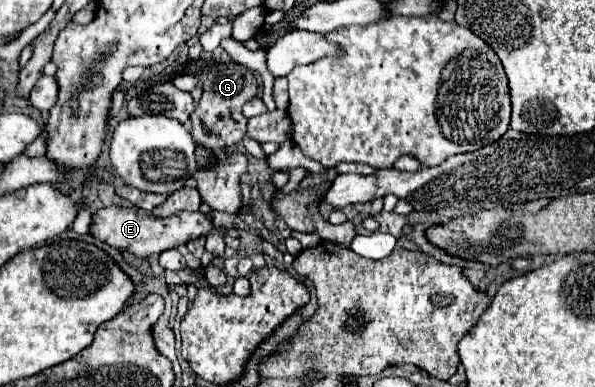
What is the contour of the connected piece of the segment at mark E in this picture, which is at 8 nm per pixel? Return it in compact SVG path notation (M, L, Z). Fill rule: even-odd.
M104 207L94 213L90 233L108 245L120 249L120 251L132 251L138 257L150 257L154 253L162 253L166 249L184 245L192 239L198 239L202 235L208 235L214 227L212 215L200 213L200 211L184 211L176 213L172 217L158 217L150 211L142 211L136 207Z

